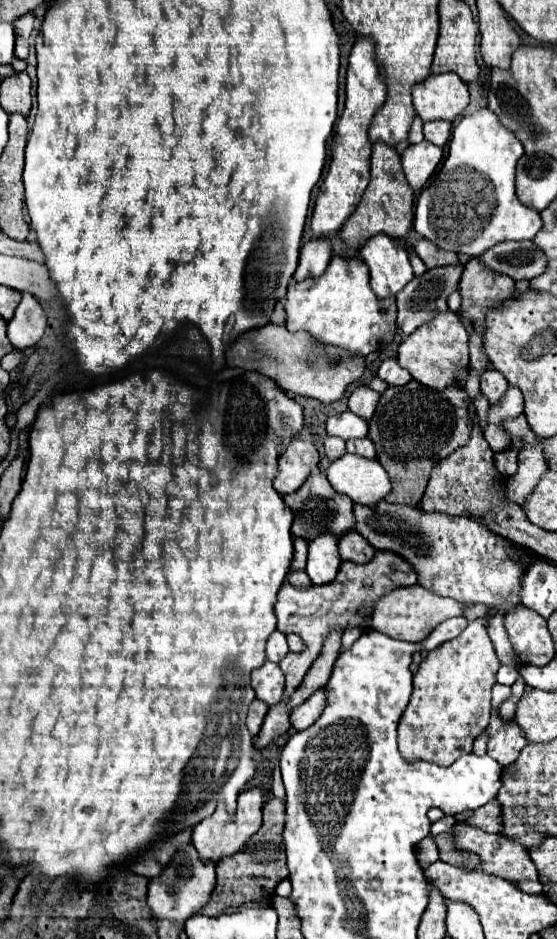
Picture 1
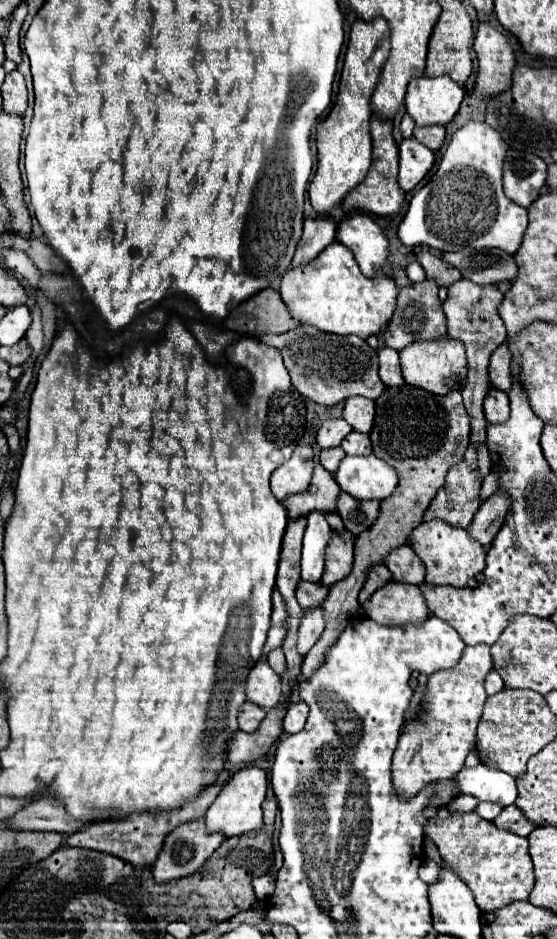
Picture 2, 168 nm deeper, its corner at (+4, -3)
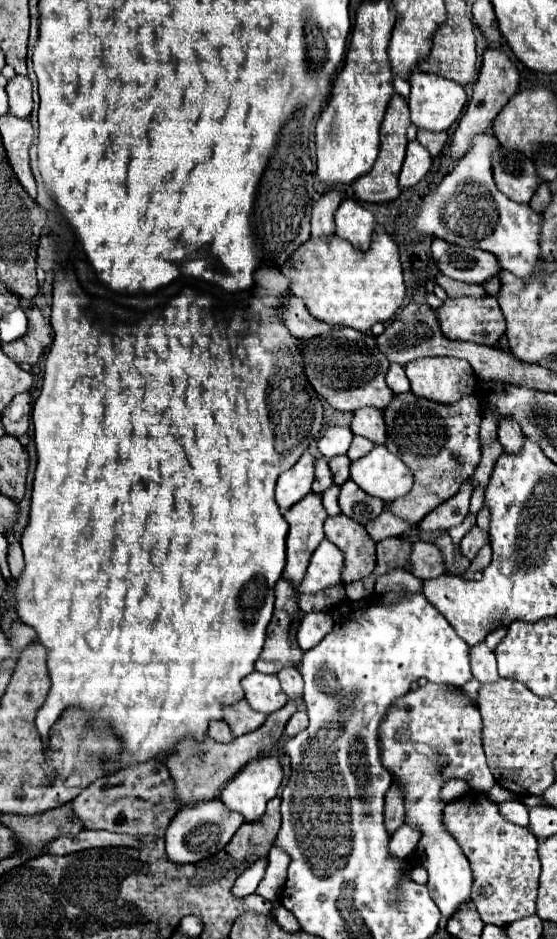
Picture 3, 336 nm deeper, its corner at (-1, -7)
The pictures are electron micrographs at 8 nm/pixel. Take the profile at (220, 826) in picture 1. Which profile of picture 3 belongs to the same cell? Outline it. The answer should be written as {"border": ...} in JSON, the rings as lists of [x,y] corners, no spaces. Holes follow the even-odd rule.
{"border":[[[260,757],[260,759],[254,759],[254,761],[246,763],[246,765],[228,781],[228,785],[226,785],[226,787],[222,789],[222,793],[220,793],[220,799],[224,801],[224,805],[226,805],[228,809],[242,813],[248,823],[250,823],[250,821],[258,821],[258,819],[264,815],[266,803],[276,797],[278,787],[280,787],[280,783],[282,783],[282,777],[284,777],[284,771],[282,771],[282,763],[280,763],[278,757]]]}

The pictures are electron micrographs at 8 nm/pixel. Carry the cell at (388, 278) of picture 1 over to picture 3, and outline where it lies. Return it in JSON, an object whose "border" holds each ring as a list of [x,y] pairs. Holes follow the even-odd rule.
{"border":[[[344,199],[334,215],[336,235],[350,241],[354,249],[366,251],[370,247],[376,221],[368,209],[354,199]]]}

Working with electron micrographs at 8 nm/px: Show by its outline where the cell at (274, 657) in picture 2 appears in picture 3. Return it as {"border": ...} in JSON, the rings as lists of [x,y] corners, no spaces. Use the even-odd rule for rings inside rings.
{"border":[[[284,667],[278,673],[278,679],[280,679],[282,689],[284,689],[284,693],[288,695],[290,701],[298,701],[298,699],[304,697],[304,681],[302,681],[302,675],[298,673],[298,669]]]}

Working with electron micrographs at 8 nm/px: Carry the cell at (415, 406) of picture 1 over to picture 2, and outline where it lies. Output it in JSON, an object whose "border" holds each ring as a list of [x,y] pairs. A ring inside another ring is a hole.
{"border":[[[405,383],[401,387],[387,387],[377,399],[377,413],[369,439],[373,445],[373,453],[393,465],[393,469],[397,471],[399,485],[393,495],[381,501],[381,515],[377,523],[355,539],[353,571],[347,579],[335,583],[329,589],[329,597],[321,605],[325,613],[325,631],[303,659],[303,683],[309,681],[309,677],[323,665],[327,649],[335,645],[337,637],[347,627],[351,613],[357,611],[357,595],[365,583],[369,567],[381,563],[391,549],[407,543],[409,533],[421,523],[423,511],[427,509],[429,501],[445,483],[445,473],[449,471],[449,467],[463,459],[463,453],[469,445],[469,433],[471,417],[463,407],[459,391],[449,391],[447,395],[433,395]]]}

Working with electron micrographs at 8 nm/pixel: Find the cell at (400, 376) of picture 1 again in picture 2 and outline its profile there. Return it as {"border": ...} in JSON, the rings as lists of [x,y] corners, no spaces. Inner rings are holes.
{"border":[[[385,347],[385,349],[379,351],[379,377],[389,387],[395,387],[395,385],[403,383],[397,351],[393,351],[389,347]]]}

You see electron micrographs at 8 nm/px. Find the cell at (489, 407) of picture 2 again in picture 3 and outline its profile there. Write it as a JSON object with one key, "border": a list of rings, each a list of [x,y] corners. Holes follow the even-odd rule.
{"border":[[[502,419],[498,425],[498,441],[502,443],[504,451],[520,453],[524,445],[524,435],[520,431],[520,425],[514,423],[514,419]]]}

